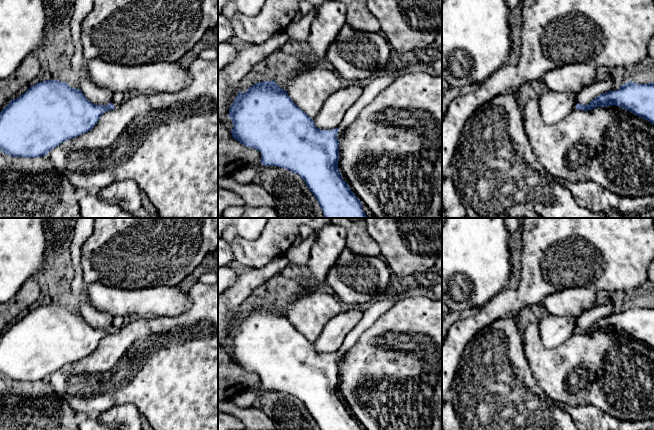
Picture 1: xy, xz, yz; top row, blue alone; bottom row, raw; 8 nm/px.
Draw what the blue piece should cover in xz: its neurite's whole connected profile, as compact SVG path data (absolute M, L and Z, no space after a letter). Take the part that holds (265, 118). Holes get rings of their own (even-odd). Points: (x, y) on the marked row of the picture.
M274 80L255 83L246 92L239 91L228 117L233 123L232 137L259 151L262 165L285 168L305 181L325 218L369 218L339 172L338 128L318 129L313 119Z

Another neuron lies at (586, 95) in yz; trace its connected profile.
M614 77L597 80L577 92L576 102L582 105L587 105L598 95L611 91L615 85Z

